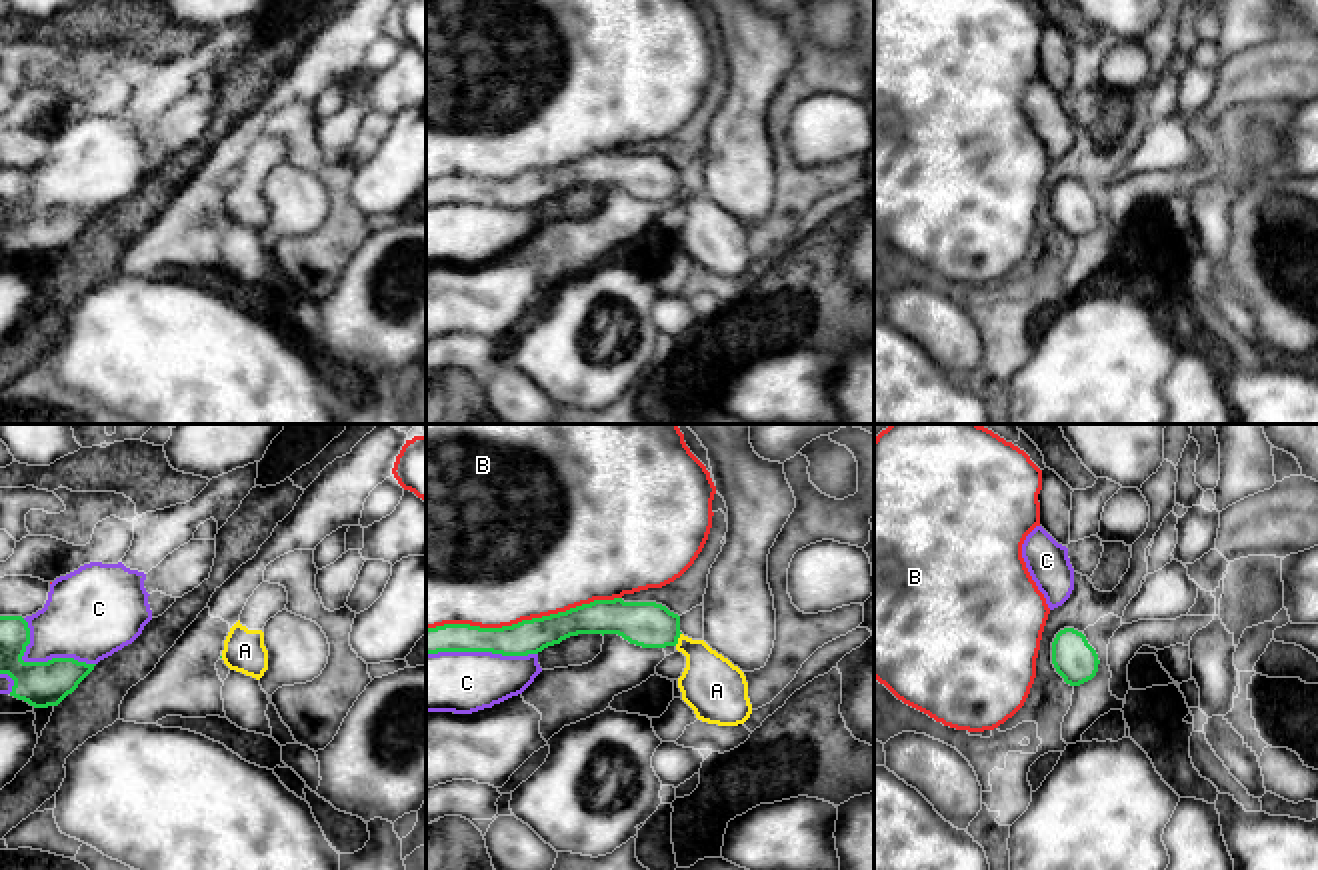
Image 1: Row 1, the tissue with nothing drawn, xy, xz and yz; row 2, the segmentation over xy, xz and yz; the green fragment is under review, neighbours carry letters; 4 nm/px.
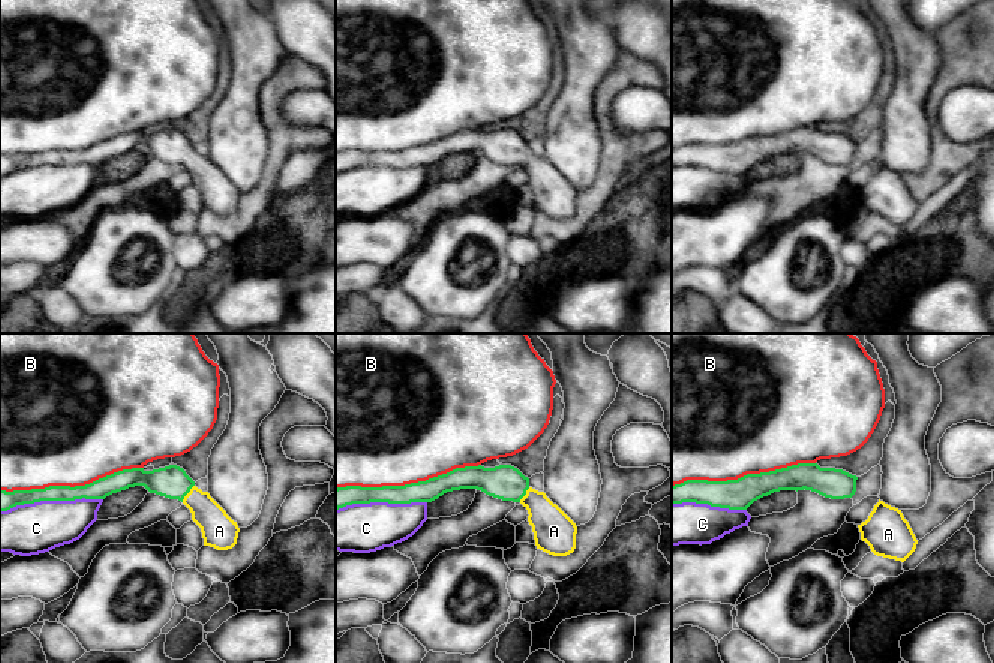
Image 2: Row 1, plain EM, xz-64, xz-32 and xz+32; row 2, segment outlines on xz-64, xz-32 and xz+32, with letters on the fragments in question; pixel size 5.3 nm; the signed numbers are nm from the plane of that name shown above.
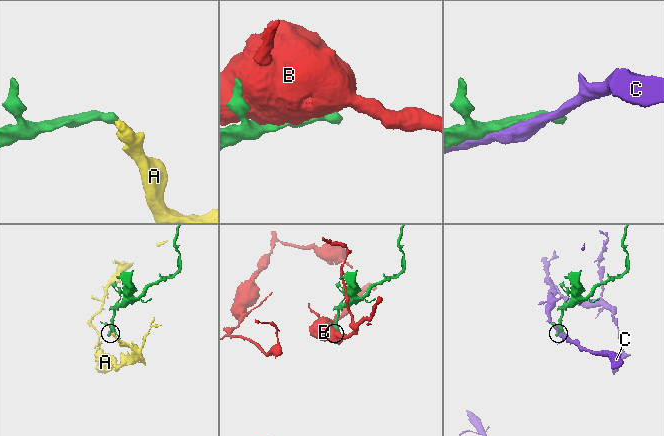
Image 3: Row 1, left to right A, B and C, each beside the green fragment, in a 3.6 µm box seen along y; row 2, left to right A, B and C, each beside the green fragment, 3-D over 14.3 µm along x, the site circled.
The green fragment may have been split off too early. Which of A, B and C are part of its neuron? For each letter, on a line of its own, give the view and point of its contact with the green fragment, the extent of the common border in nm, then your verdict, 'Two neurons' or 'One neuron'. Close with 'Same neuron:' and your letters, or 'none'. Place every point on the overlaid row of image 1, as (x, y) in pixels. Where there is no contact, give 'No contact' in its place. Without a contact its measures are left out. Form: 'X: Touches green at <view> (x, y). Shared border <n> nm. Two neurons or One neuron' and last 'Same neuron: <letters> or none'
A: Touches green at xz (678, 636). Shared border 60 nm. One neuron
B: Touches green at xz (522, 620). Shared border 800 nm. Two neurons
C: Touches green at xy (38, 662). Shared border 340 nm. Two neurons
Same neuron: A

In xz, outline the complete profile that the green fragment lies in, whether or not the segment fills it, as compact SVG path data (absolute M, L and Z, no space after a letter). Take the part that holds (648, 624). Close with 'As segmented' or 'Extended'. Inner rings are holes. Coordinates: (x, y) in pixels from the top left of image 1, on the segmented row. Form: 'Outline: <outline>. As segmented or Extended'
Outline: M594 600L566 612L502 628L470 624L426 628L426 654L492 652L528 656L578 634L618 634L642 648L674 646L686 656L678 688L698 720L738 726L752 714L744 672L704 640L684 636L680 616L656 602Z. Extended

